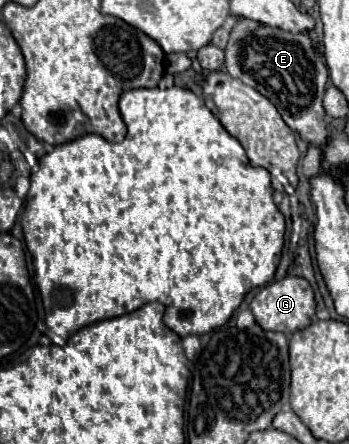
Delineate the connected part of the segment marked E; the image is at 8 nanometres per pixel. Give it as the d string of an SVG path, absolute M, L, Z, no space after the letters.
M239 18L231 32L229 44L225 48L225 66L233 78L259 90L267 96L277 112L283 116L291 130L297 130L305 144L325 146L329 138L329 128L323 122L323 94L325 82L329 78L327 66L319 60L313 50L309 34L289 34L271 28L271 34L257 34L259 22Z

